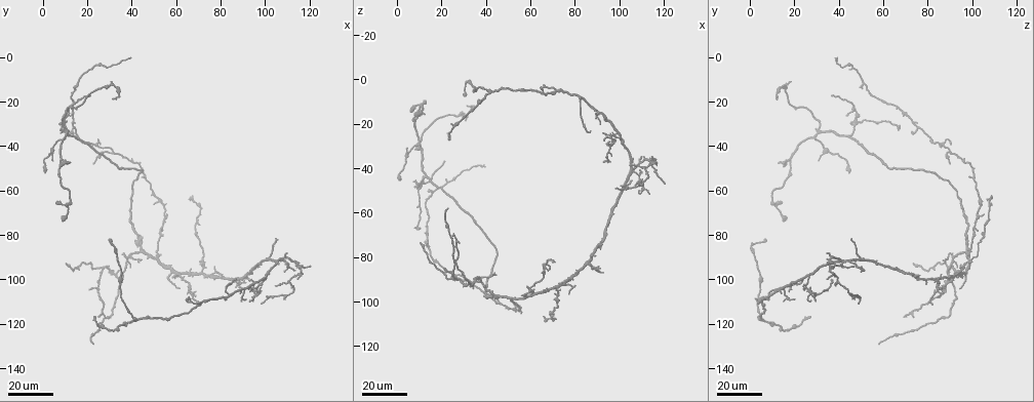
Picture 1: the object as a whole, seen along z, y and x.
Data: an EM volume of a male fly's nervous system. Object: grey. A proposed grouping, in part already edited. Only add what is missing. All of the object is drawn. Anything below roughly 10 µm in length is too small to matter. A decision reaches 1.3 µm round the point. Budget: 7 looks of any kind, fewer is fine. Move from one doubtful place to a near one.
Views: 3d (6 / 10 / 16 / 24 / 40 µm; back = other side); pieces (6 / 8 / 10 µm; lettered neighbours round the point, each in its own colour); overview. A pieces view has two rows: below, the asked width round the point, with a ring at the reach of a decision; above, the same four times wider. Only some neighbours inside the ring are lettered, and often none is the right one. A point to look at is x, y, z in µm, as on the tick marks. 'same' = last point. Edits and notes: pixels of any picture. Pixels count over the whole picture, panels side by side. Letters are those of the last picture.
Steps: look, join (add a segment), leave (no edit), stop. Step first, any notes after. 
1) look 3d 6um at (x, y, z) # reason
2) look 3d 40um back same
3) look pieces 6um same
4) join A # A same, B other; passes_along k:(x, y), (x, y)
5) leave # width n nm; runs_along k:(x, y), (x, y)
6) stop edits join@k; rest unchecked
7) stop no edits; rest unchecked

look 3d 24um at (120, 94, 47) # branch stops here

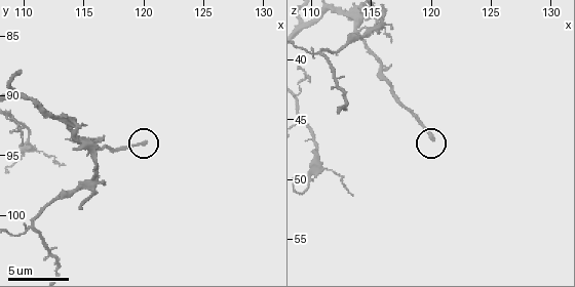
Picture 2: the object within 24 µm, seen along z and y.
look pieces 10um at (120.2, 94.0, 46.6) # what lies round it

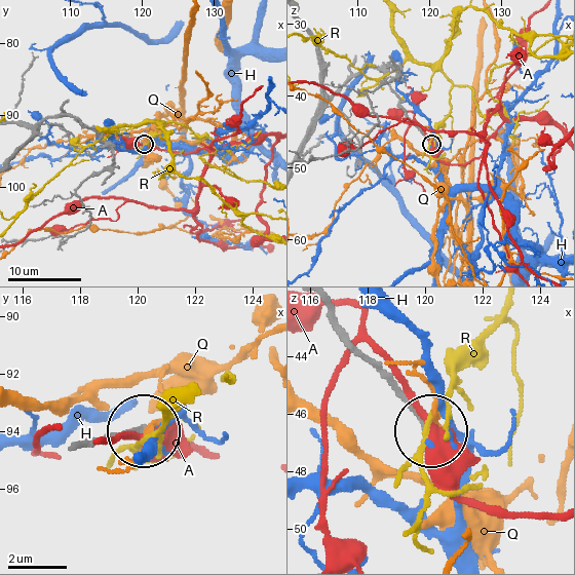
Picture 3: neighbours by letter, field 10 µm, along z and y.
leave # width 230 nm; A other, H other, Q other, R other; runs_along 3:(77, 441), (141, 433); no lettered segment goes on from it

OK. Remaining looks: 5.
look 3d 40um at (115, 99, 34) # free end

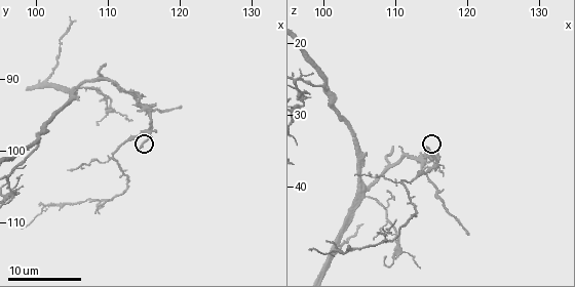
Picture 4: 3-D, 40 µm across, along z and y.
look pieces 10um at (114.0, 99.5, 34.5)

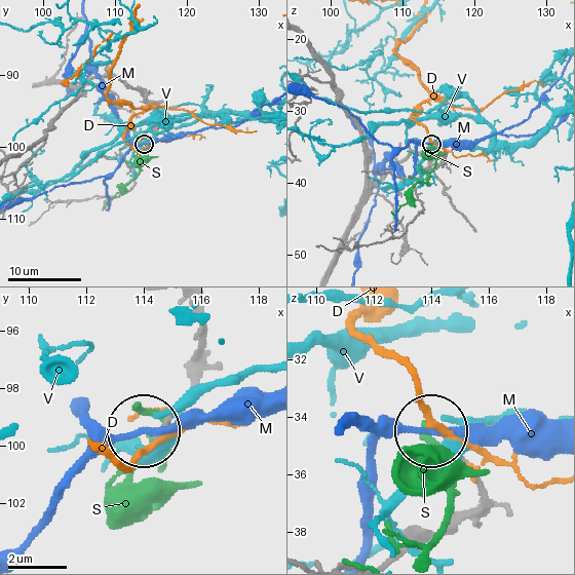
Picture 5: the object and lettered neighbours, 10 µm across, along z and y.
leave # D other, M other, S other, V other; none of them fits

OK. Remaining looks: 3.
look 3d 24um at (92, 101, 37) # an open end

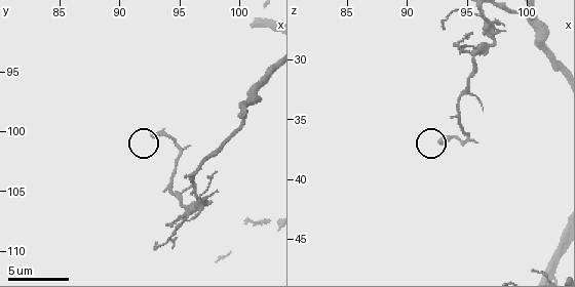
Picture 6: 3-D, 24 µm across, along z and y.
look pieces 6um at (93.0, 100.4, 36.8) # see the neighbours

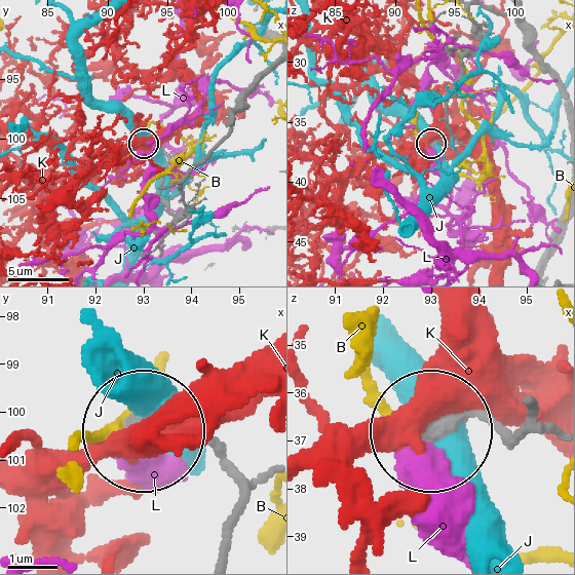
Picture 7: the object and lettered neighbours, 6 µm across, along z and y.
leave # B other, J other, K other, L other; none of them fits

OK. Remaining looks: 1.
stop no edits; rest unchecked

